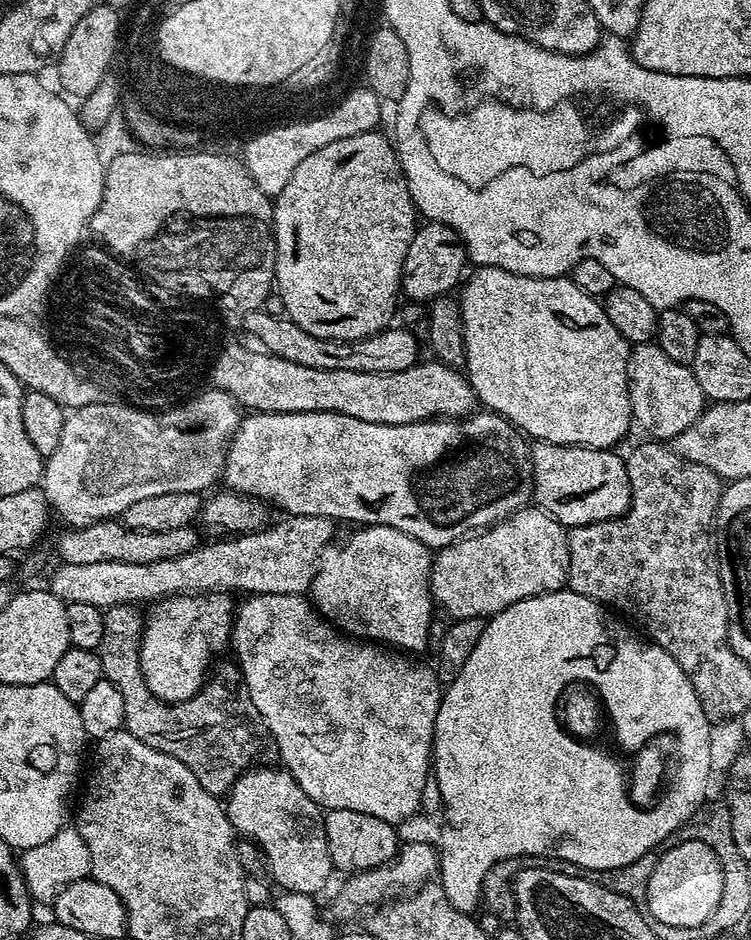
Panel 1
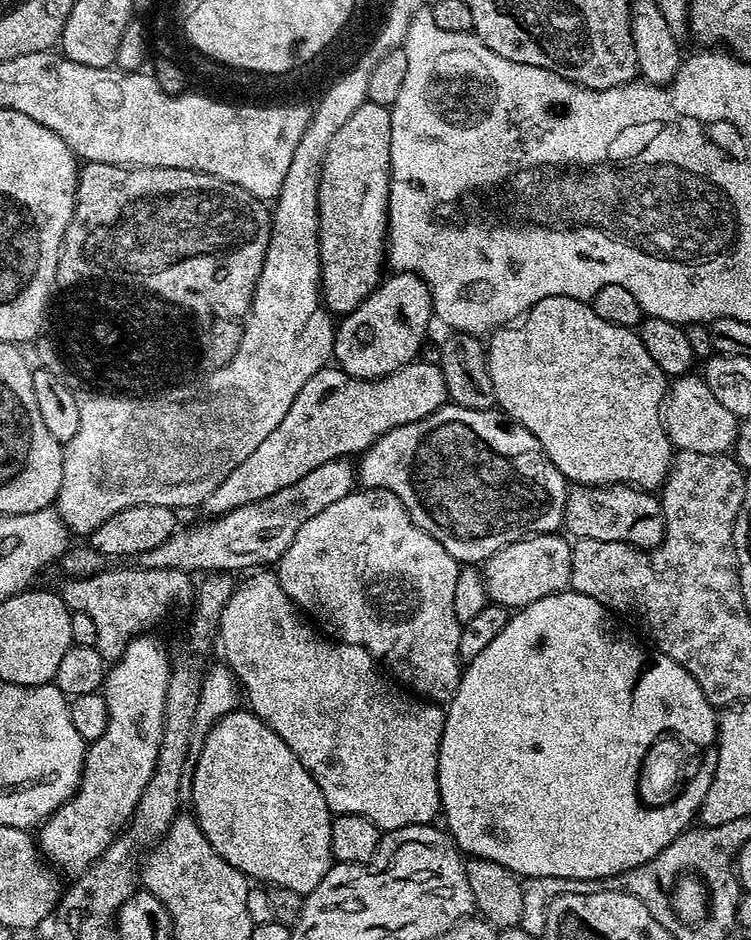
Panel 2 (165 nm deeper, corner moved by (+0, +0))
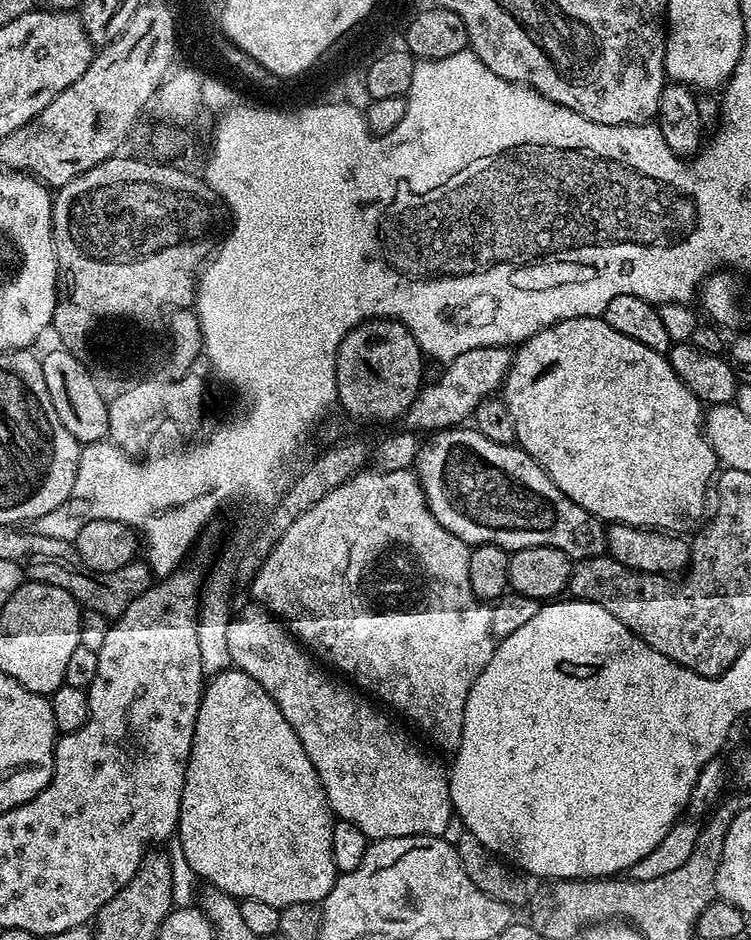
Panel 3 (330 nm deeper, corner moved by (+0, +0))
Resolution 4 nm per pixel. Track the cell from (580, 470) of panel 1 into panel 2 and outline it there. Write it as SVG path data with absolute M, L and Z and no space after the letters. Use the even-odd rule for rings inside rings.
M578 484L568 489L564 528L567 535L576 540L598 538L598 542L626 542L635 548L651 550L664 541L664 511L651 491L634 488L631 484Z

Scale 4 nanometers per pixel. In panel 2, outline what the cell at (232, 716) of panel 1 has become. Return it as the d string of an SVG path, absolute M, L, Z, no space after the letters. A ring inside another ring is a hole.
M111 568L92 576L65 579L62 595L69 609L81 612L94 621L98 629L95 648L106 662L120 659L129 644L137 636L145 635L168 611L175 600L191 601L194 596L194 580L189 573L177 568Z

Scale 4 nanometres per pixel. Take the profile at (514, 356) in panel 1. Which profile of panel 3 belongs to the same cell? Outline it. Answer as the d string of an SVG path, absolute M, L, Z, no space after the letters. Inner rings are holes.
M601 317L570 318L552 324L549 328L540 328L538 334L531 336L513 351L512 365L502 385L502 399L510 410L510 418L514 418L516 444L524 448L526 454L530 454L530 458L534 458L534 462L538 462L538 466L546 470L554 486L558 486L558 490L562 490L566 498L582 506L582 510L586 510L589 517L597 521L604 520L603 522L608 524L625 524L673 534L691 533L705 519L704 495L707 492L709 495L710 485L718 472L718 461L710 442L704 436L700 399L690 394L682 378L674 374L665 353L650 350L650 346L642 346L642 342L634 342L634 338L626 338L626 334L618 334L618 330L606 326L606 322Z

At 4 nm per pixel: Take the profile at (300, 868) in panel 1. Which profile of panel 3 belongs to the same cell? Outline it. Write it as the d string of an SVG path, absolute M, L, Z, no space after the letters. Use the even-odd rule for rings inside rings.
M229 666L224 672L217 672L204 685L204 697L198 706L198 718L194 726L194 742L190 750L190 758L186 766L186 778L182 790L182 806L180 807L180 852L188 863L188 868L196 876L205 880L205 885L214 887L227 896L235 896L237 900L255 898L258 902L267 902L268 905L282 909L295 904L319 905L330 894L338 875L334 866L334 850L332 849L332 826L334 813L328 805L322 782L314 770L314 762L302 750L302 742L298 742L298 734L294 734L294 726L286 722L282 710L278 710L278 702L250 678L240 668Z

